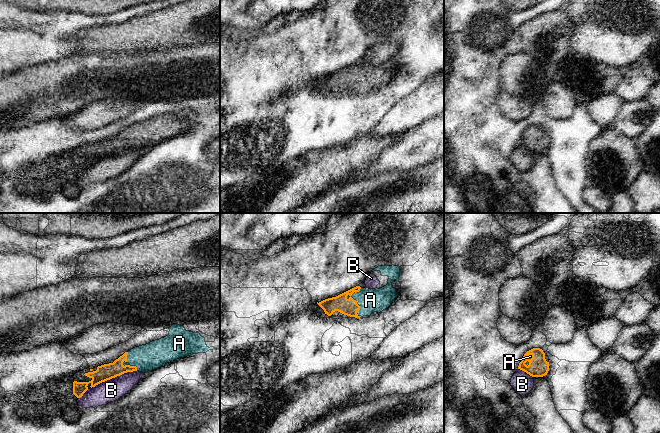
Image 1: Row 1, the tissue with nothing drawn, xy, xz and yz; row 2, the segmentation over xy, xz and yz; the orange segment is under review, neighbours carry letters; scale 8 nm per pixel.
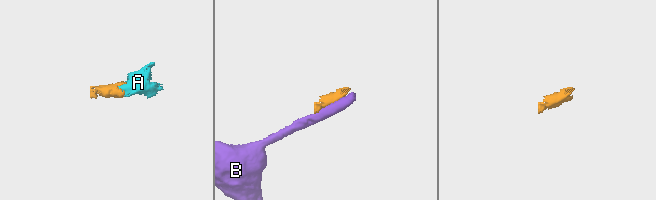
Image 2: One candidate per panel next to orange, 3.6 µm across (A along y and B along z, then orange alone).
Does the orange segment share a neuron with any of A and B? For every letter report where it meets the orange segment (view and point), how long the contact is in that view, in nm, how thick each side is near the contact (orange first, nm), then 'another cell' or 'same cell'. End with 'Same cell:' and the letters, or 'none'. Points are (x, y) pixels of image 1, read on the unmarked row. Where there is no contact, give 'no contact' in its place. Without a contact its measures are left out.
A: contact xz (356, 77); length 240 nm; calibres 140 and 190 nm; same cell
B: contact xy (113, 153); length 400 nm; calibres 130 and 180 nm; another cell
Same cell: A

